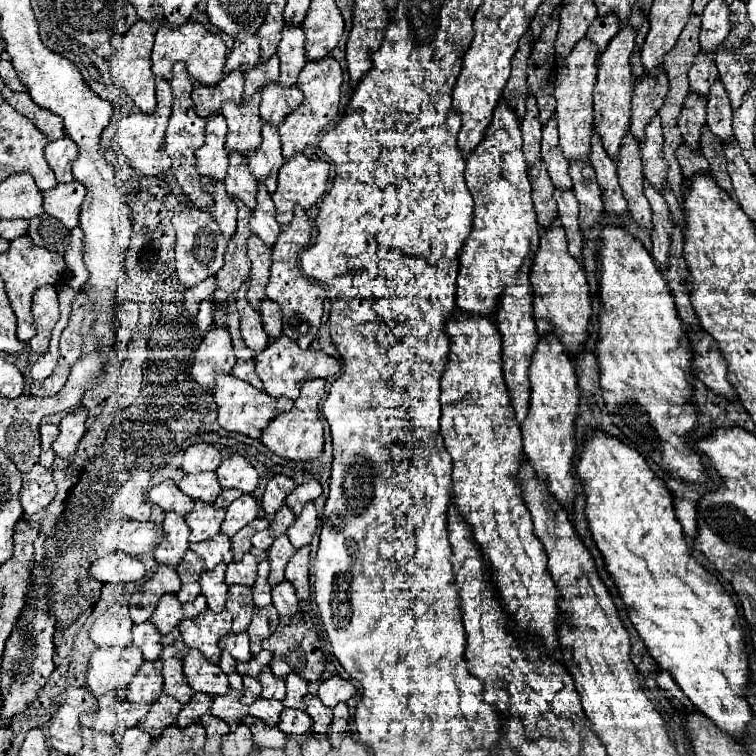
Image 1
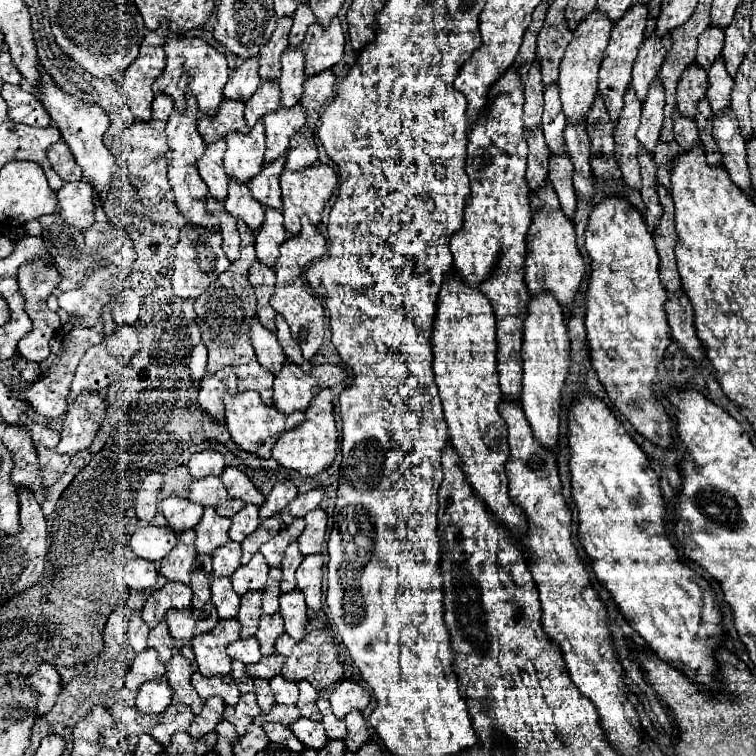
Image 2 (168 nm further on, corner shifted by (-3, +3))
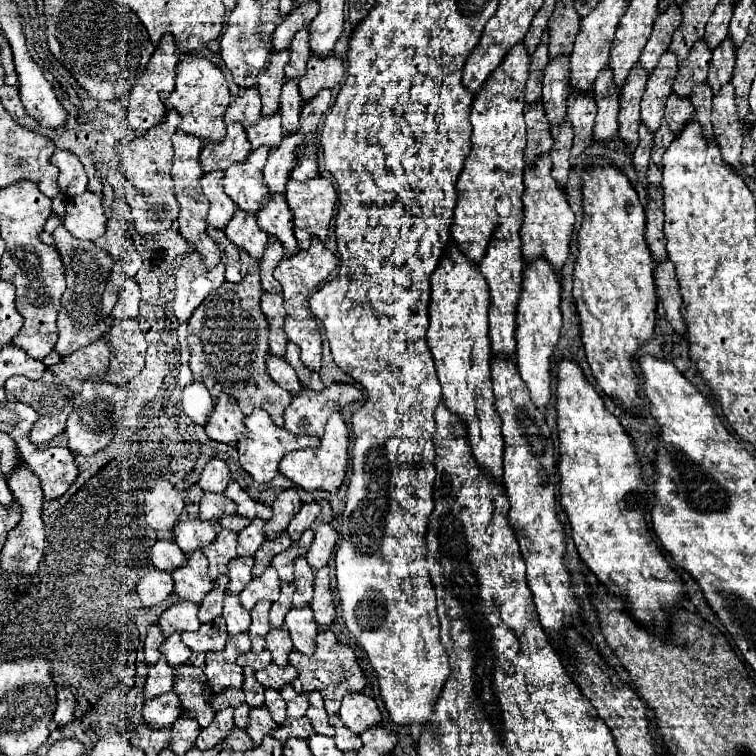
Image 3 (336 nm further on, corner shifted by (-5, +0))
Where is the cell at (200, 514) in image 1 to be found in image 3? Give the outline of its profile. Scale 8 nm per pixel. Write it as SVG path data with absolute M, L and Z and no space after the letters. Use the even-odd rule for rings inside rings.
M220 528L220 534L218 534L216 542L212 546L206 546L202 552L210 562L210 572L208 574L210 574L212 580L228 574L230 560L234 560L238 556L236 554L236 532Z

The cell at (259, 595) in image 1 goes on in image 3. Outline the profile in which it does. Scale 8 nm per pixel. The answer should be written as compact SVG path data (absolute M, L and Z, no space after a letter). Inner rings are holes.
M282 584L280 598L270 608L270 624L272 624L272 628L282 628L284 626L284 616L292 608L292 594L294 594L294 584Z

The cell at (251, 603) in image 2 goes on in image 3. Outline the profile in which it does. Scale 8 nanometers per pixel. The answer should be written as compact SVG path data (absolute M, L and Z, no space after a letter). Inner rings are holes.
M258 602L252 608L252 624L250 624L250 640L252 640L252 650L260 652L264 650L264 638L270 630L270 620L268 620L268 610L270 610L270 602Z

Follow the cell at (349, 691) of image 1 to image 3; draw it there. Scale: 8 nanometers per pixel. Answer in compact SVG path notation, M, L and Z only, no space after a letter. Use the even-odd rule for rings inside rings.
M346 694L340 706L340 718L358 736L382 722L382 714L374 698L366 694Z

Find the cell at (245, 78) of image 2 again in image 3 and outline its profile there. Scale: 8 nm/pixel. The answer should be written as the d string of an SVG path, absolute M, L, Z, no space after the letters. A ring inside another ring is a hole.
M240 90L240 96L232 100L224 114L224 122L238 122L244 130L254 126L260 120L260 94L258 90Z

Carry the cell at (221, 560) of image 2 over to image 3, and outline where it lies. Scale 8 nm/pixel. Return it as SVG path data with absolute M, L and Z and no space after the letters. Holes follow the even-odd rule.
M236 558L232 560L232 566L230 566L230 586L228 586L228 592L230 594L240 594L240 590L252 580L252 566L254 566L254 560L252 558Z

